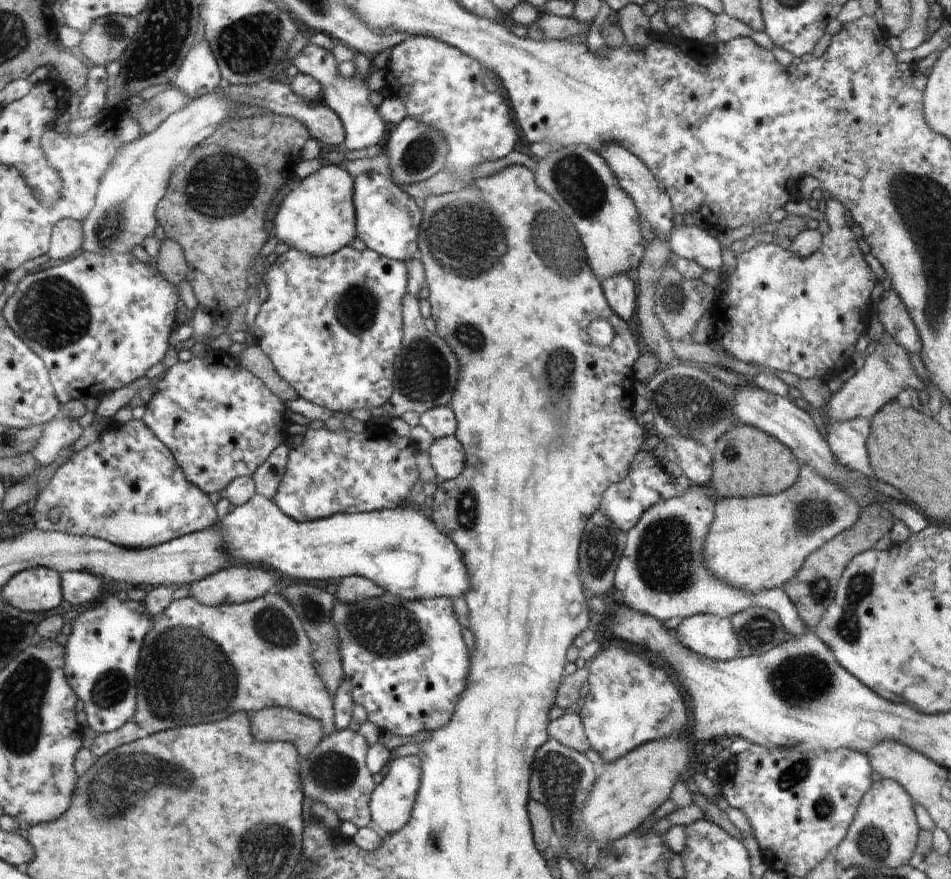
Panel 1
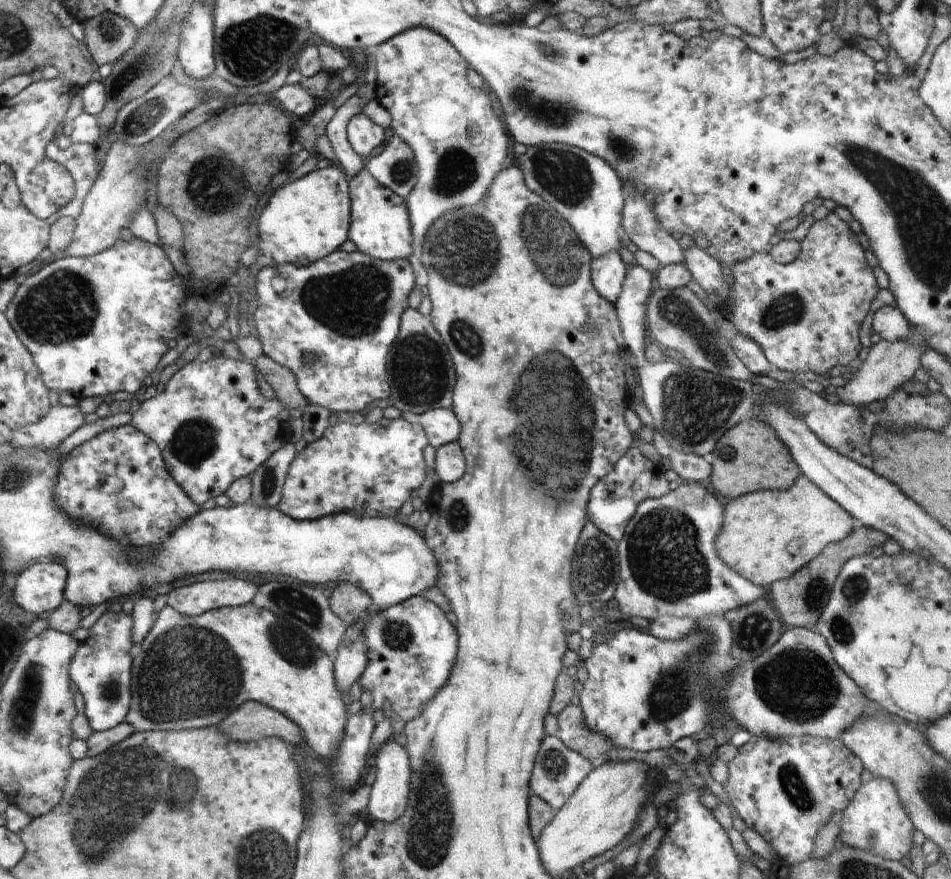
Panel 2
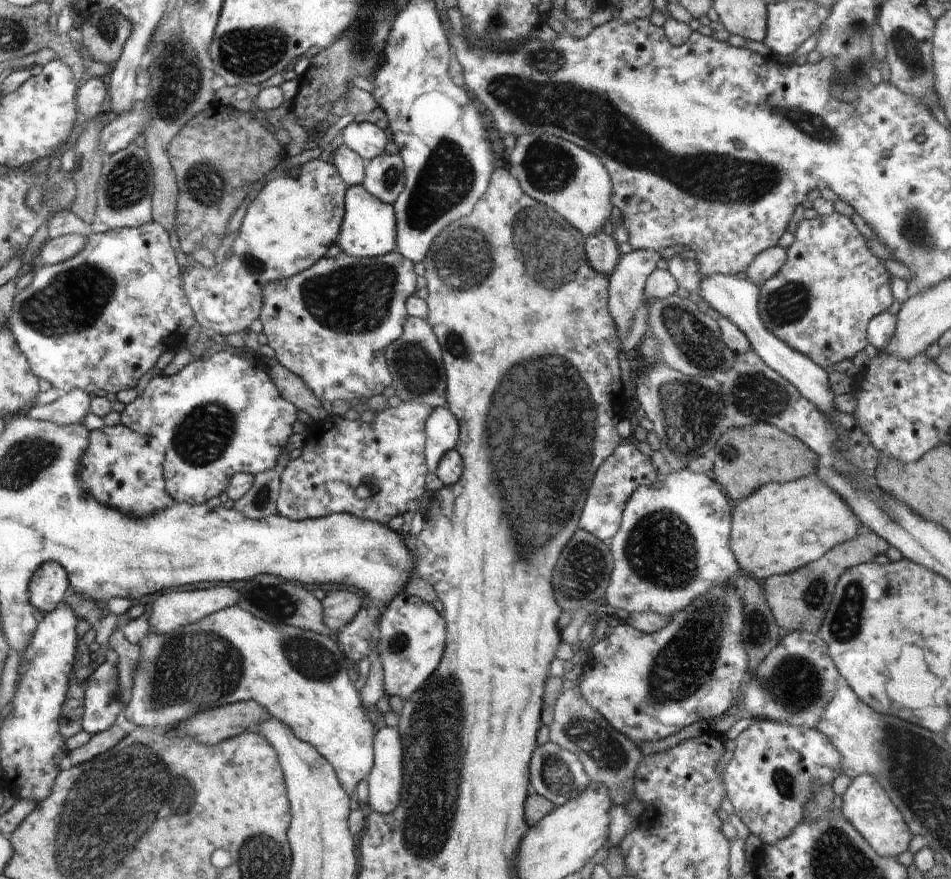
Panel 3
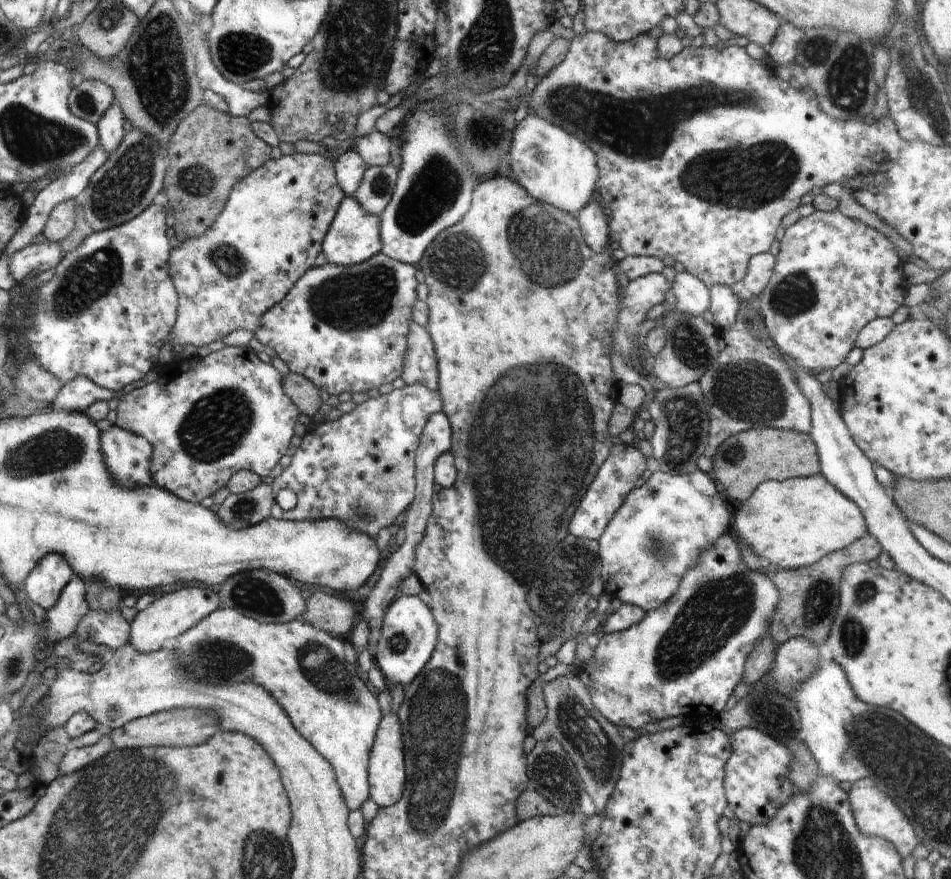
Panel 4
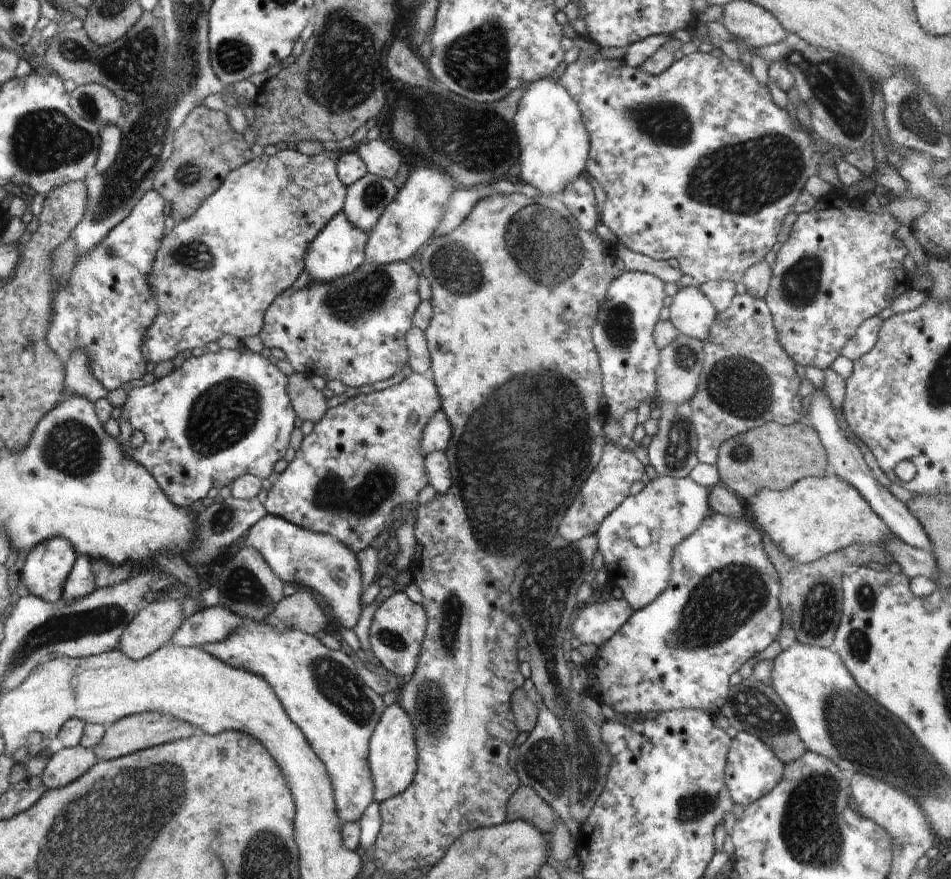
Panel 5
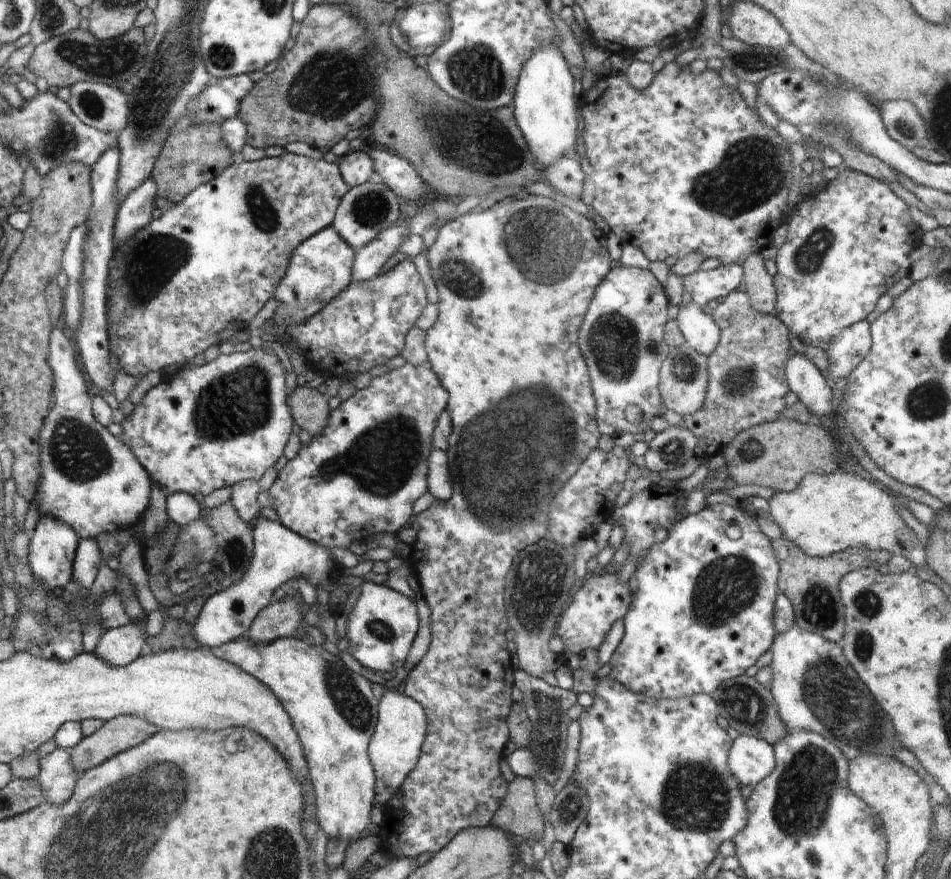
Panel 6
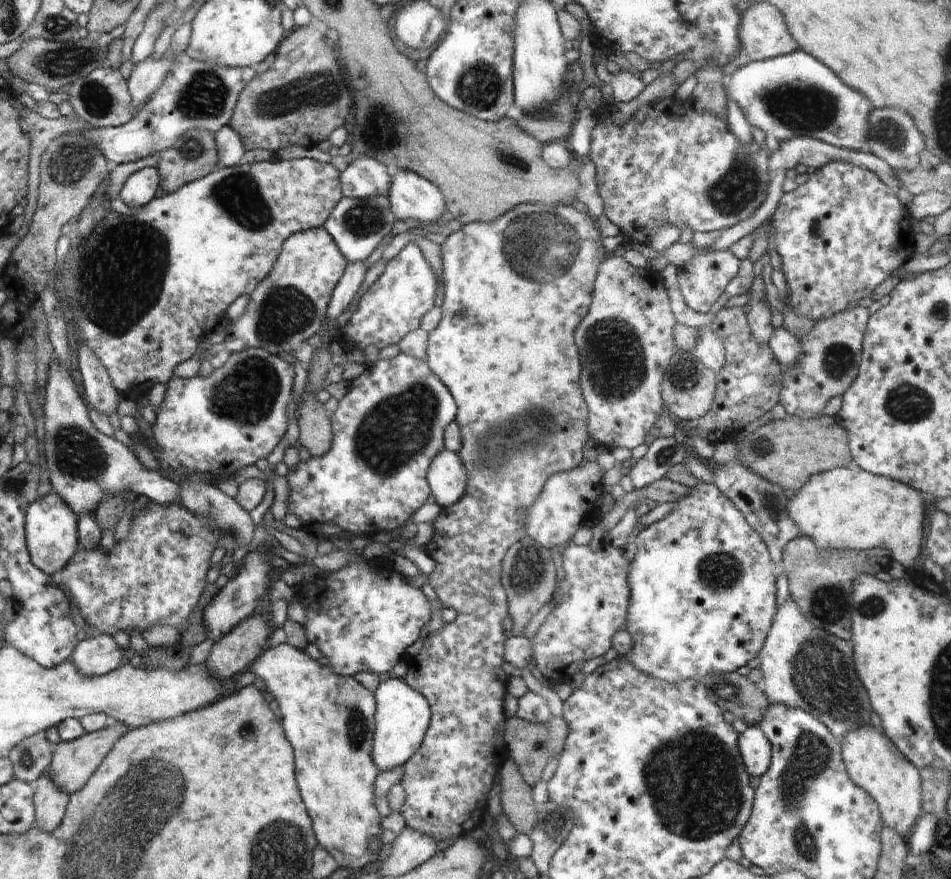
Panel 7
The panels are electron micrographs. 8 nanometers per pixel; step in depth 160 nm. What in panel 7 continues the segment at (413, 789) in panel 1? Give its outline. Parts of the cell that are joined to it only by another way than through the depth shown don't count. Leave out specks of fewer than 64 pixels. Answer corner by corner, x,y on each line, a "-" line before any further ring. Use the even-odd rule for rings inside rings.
386,678
375,694
374,750
372,758
380,770
392,770
405,764
420,748
431,720
427,699
402,679

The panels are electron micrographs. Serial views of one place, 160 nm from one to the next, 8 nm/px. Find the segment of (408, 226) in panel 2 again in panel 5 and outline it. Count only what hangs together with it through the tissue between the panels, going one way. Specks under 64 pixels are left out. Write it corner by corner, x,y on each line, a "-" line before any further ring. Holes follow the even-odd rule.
340,214
316,242
312,241
312,254
308,254
308,272
310,272
310,282
331,283
337,281
344,275
350,274
359,268
364,261
365,250
369,235
366,230
358,228
348,217
347,214

